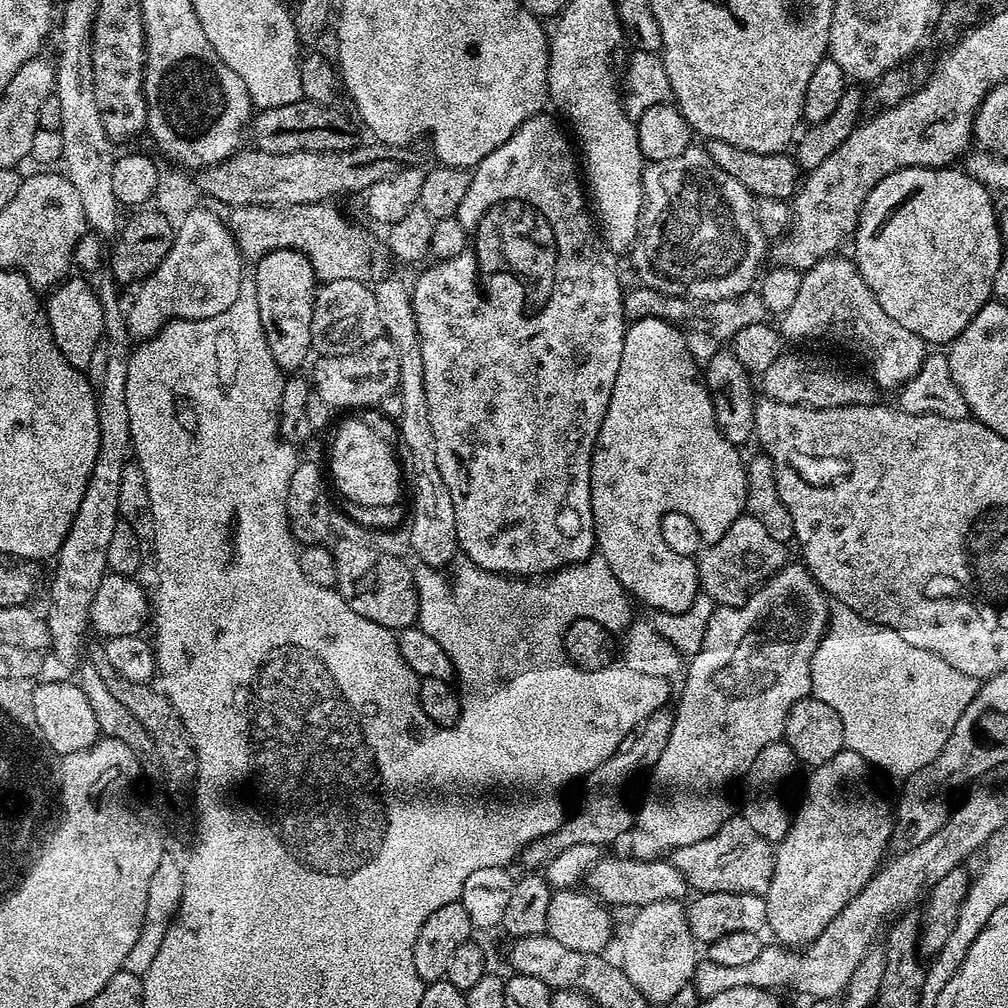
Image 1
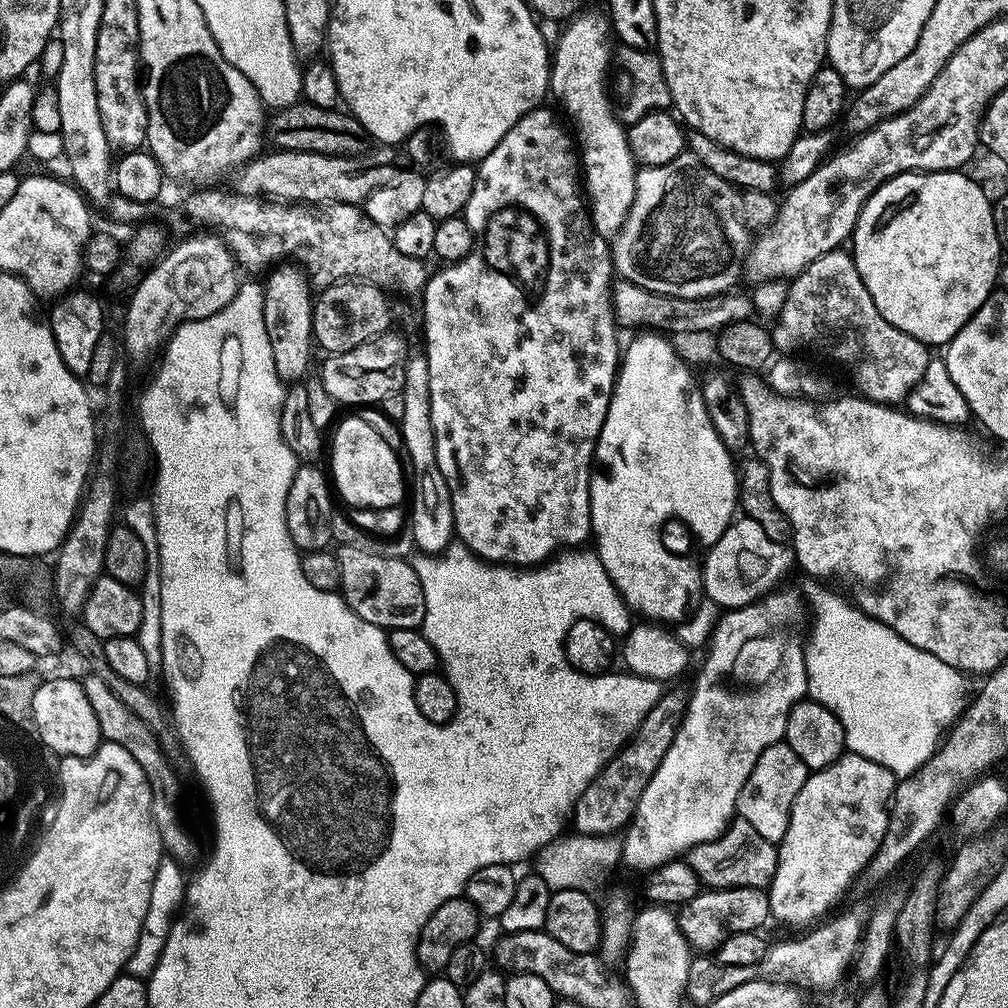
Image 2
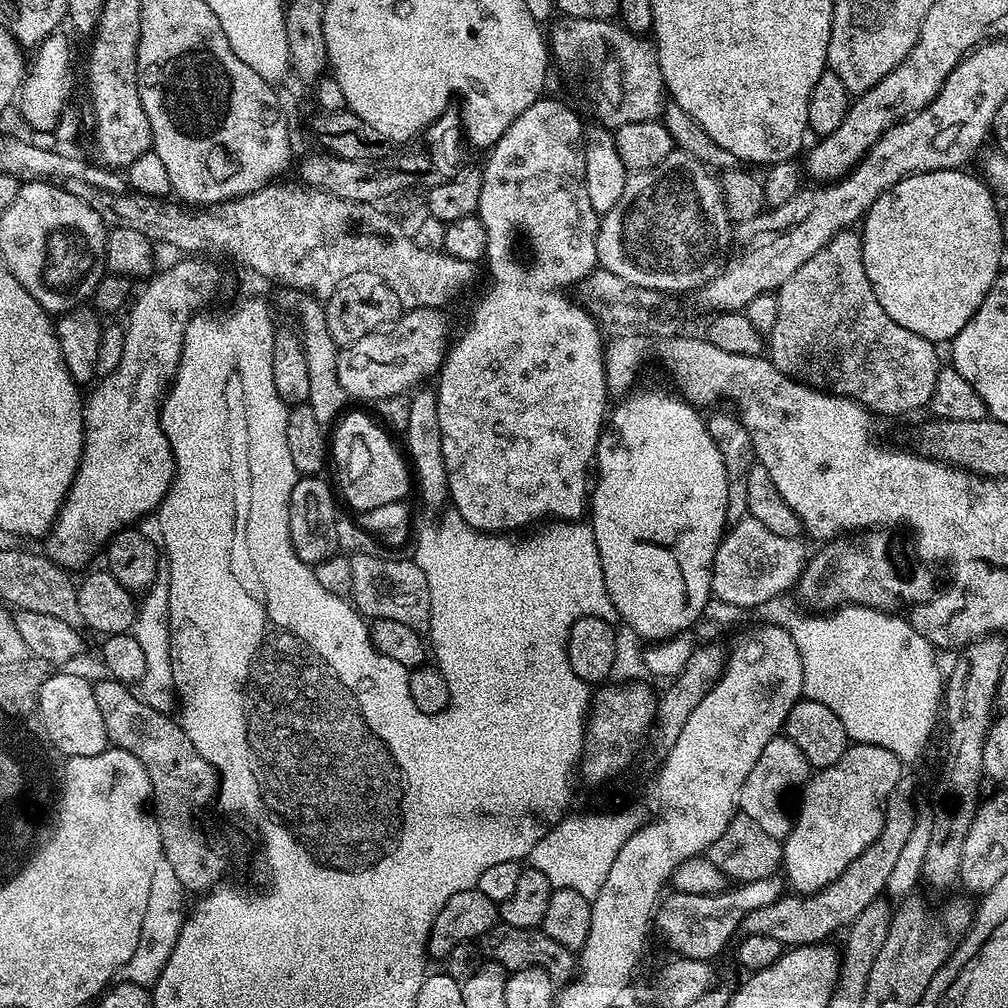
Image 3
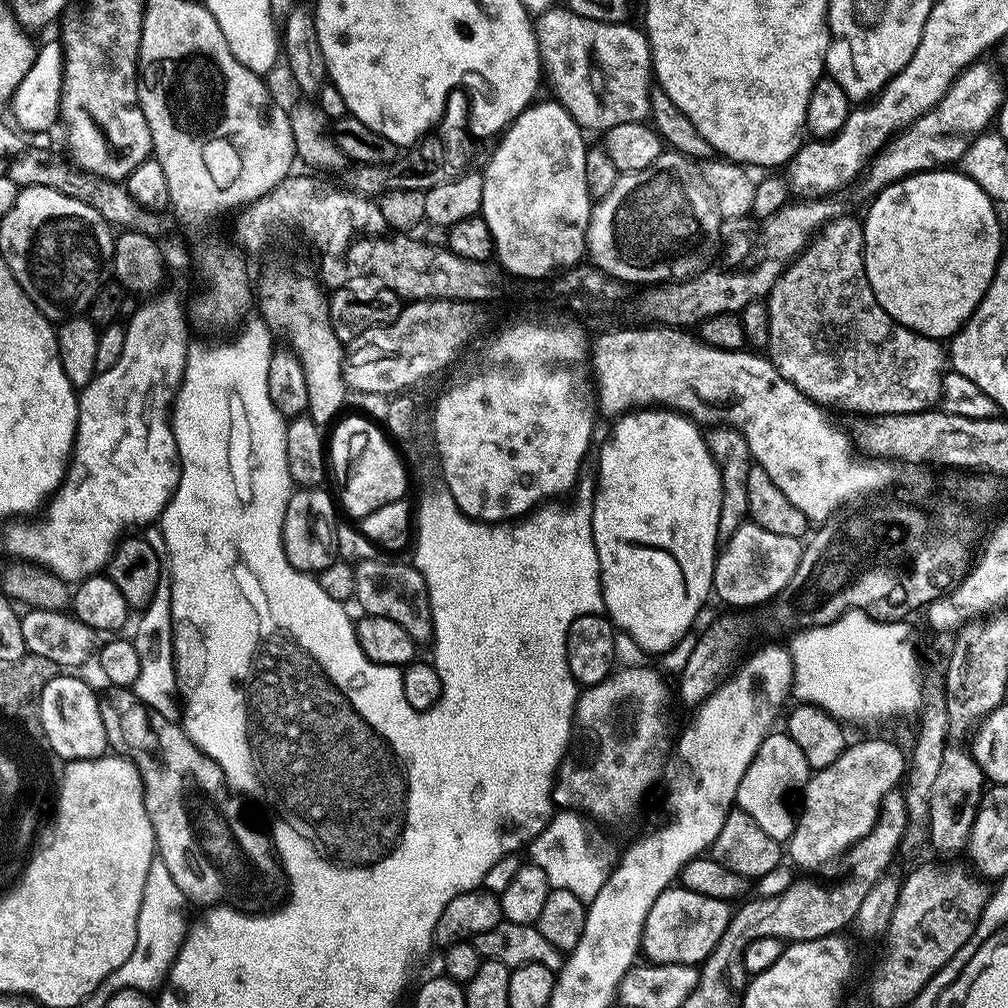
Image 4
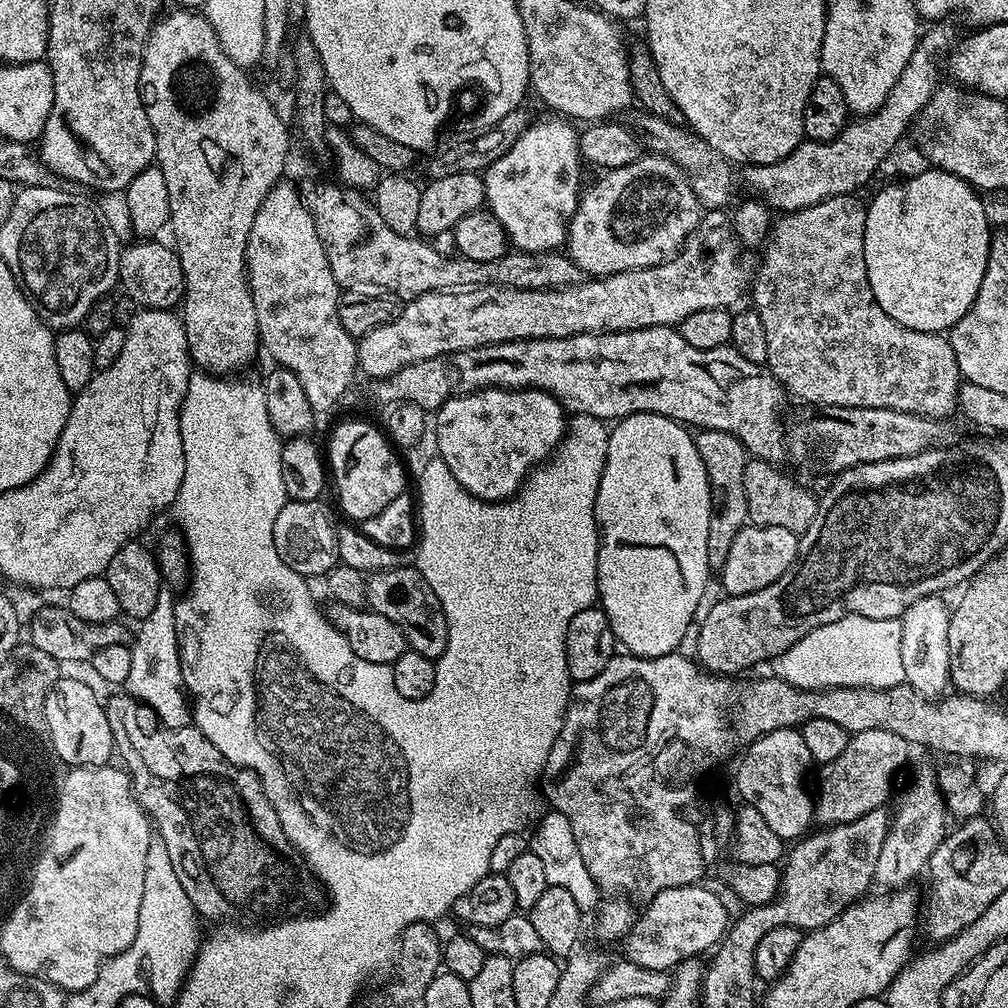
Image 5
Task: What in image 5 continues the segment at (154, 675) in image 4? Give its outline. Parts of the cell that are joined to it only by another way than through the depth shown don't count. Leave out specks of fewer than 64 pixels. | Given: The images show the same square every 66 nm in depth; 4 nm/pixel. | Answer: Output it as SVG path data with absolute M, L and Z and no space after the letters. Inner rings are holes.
M162 590L154 610L145 620L139 621L140 633L134 636L134 655L130 662L127 691L141 705L149 704L156 711L159 723L166 728L183 728L190 720L190 700L184 687L180 669L180 651L176 641L176 606L171 591ZM136 640L136 644L135 644Z

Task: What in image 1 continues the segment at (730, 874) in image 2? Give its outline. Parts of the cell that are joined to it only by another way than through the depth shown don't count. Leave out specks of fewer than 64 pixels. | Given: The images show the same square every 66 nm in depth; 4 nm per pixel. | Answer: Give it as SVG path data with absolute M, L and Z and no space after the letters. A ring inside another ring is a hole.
M740 814L725 820L721 828L710 834L710 838L702 838L702 842L672 849L670 861L675 868L682 870L689 885L700 894L733 892L764 896L776 865L773 845L766 838L762 838L762 834L757 834L750 827L750 822L746 822Z

